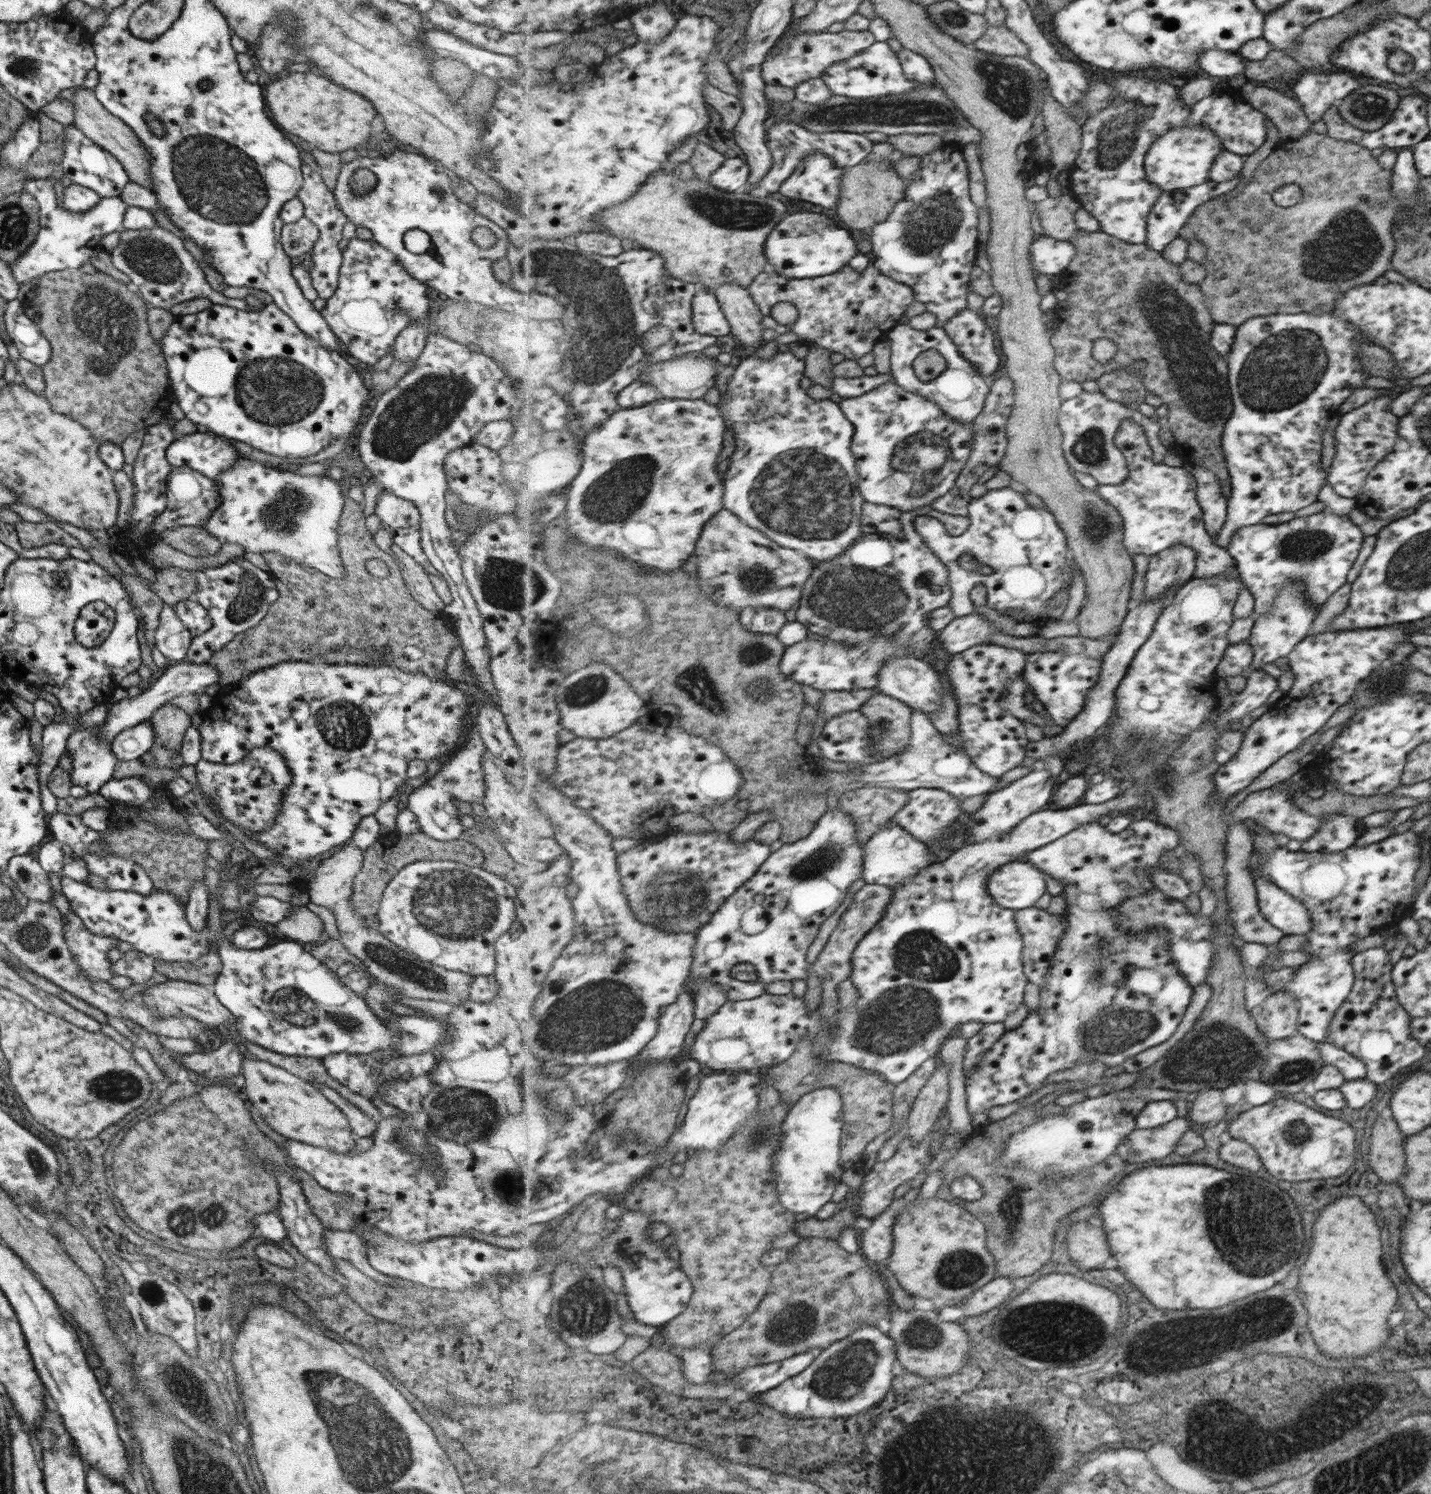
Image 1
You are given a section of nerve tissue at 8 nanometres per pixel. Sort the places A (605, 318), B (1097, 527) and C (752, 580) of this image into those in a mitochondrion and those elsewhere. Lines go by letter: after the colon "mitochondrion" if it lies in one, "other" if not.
A: mitochondrion
B: mitochondrion
C: mitochondrion

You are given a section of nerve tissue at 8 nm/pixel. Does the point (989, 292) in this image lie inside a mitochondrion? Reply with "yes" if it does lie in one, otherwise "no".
no

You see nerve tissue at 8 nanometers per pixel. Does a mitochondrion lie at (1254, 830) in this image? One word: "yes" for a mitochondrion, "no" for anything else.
no

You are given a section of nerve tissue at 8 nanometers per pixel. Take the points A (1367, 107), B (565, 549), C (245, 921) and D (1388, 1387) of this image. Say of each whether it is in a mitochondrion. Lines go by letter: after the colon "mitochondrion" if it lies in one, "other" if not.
A: mitochondrion
B: mitochondrion
C: other
D: other

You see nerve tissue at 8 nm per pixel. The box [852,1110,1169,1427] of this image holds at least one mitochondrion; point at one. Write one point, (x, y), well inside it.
(1049, 1331)

